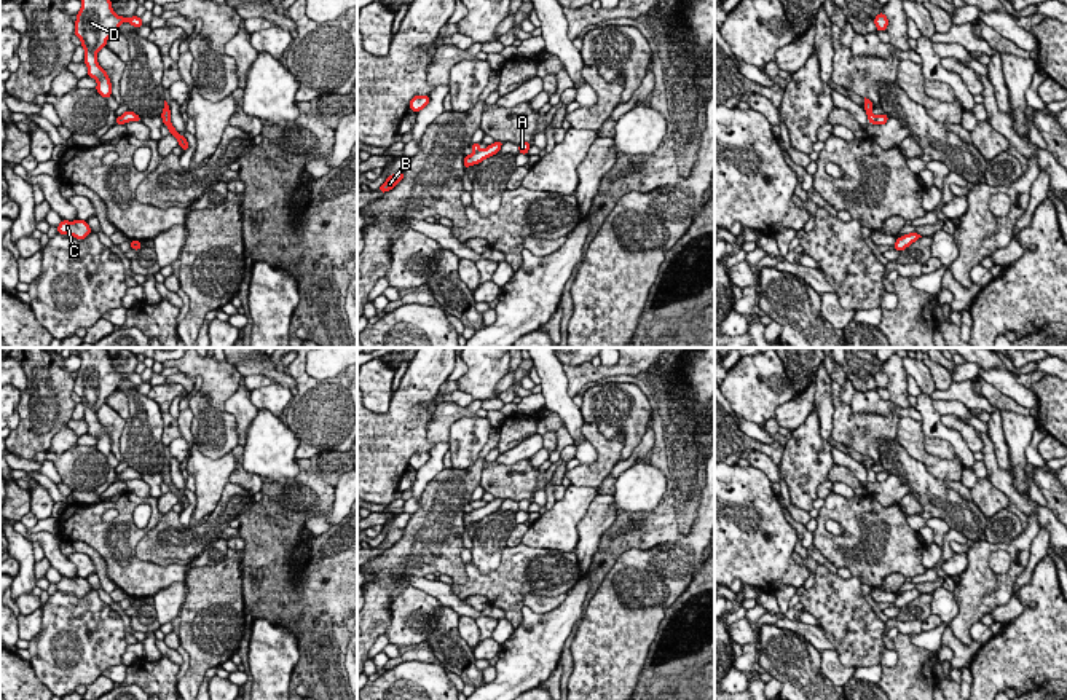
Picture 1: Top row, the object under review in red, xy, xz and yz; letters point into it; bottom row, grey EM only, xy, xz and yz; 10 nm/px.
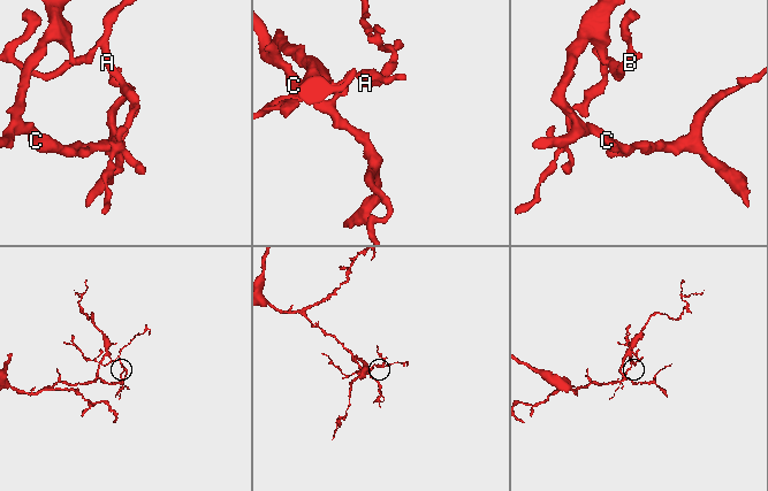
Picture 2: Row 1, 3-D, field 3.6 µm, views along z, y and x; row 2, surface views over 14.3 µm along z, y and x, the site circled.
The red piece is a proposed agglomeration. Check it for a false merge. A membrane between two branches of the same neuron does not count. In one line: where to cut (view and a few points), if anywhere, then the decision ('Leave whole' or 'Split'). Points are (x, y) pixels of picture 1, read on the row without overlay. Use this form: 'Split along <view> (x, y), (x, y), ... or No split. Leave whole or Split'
Split along yz (874, 474), (876, 480). Split

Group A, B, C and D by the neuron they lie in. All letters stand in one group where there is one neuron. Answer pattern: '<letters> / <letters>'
A B / C D

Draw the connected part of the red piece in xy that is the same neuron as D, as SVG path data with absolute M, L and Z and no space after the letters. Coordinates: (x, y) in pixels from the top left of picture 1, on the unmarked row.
M88 348L77 352L81 357L81 365L77 370L73 391L80 395L85 407L85 421L88 434L97 438L96 448L108 456L112 453L112 440L107 429L97 419L97 410L105 405L107 397L113 394L123 379L132 384L142 384L139 373L118 373L105 348Z

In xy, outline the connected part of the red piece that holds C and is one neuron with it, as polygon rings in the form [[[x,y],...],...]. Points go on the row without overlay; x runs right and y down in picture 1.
[[[80,576],[73,579],[62,577],[56,587],[61,592],[73,593],[77,596],[85,596],[93,588],[88,579]]]

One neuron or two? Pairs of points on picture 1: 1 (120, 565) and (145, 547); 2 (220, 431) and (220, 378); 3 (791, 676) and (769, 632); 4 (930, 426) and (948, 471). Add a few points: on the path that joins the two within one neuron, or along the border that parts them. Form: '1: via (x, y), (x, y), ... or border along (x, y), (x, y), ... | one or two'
1: border along (158, 523), (137, 544), (136, 555), (166, 566) | two
2: via (217, 418), (217, 391) | one
3: via (791, 665), (774, 643) | one
4: border along (921, 421), (921, 429), (927, 436) | two

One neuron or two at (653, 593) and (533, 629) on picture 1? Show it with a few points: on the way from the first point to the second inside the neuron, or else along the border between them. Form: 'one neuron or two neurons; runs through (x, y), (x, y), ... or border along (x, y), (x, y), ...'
two neurons; border along (584, 613), (576, 625)

